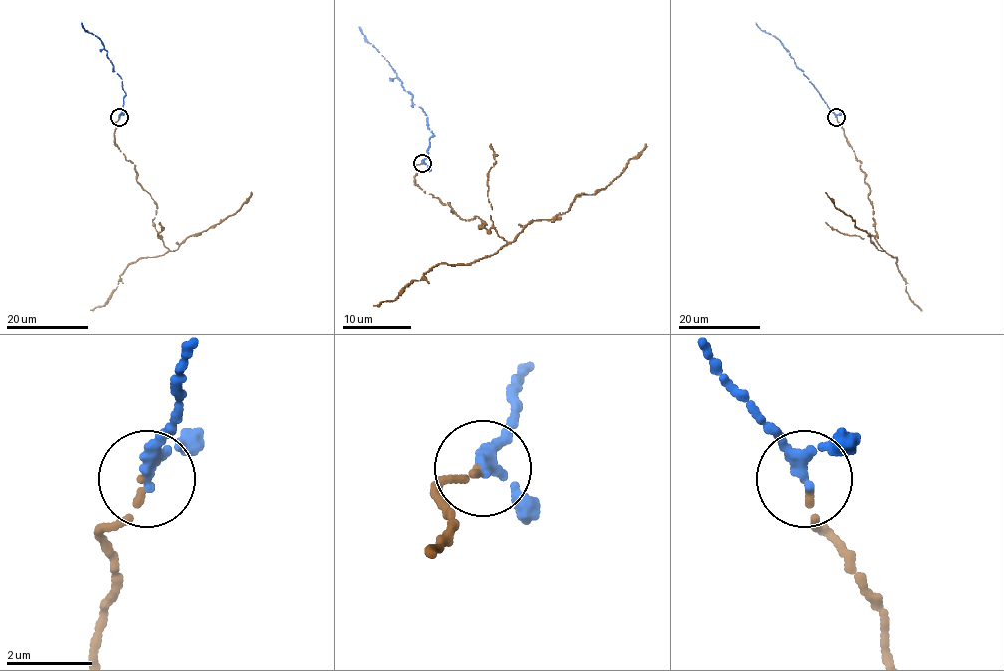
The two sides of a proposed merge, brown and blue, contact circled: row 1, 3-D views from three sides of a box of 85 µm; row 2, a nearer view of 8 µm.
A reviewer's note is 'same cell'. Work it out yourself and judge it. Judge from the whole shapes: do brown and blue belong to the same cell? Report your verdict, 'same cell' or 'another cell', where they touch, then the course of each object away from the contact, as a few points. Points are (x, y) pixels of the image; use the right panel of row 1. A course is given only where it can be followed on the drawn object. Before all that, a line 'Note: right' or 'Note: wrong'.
Note: right
same cell | (836, 117) | brown via (836, 117), (870, 187), (875, 239), (883, 251), (825, 192) | blue via (836, 117), (781, 42), (762, 30), (756, 22)

